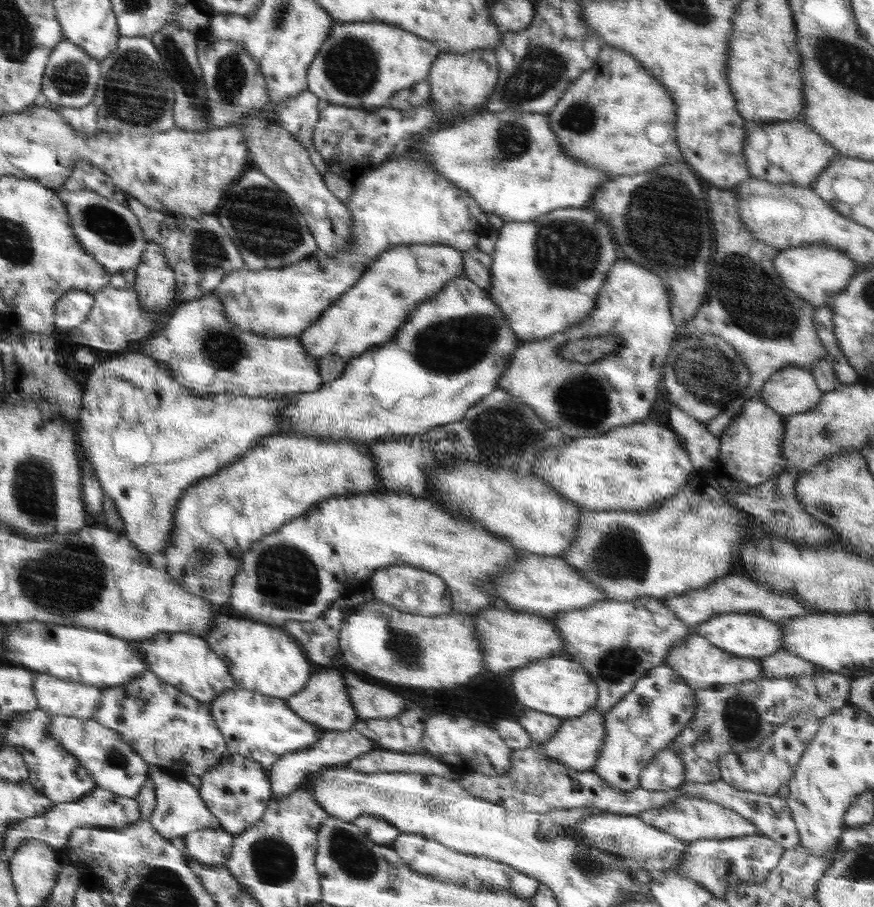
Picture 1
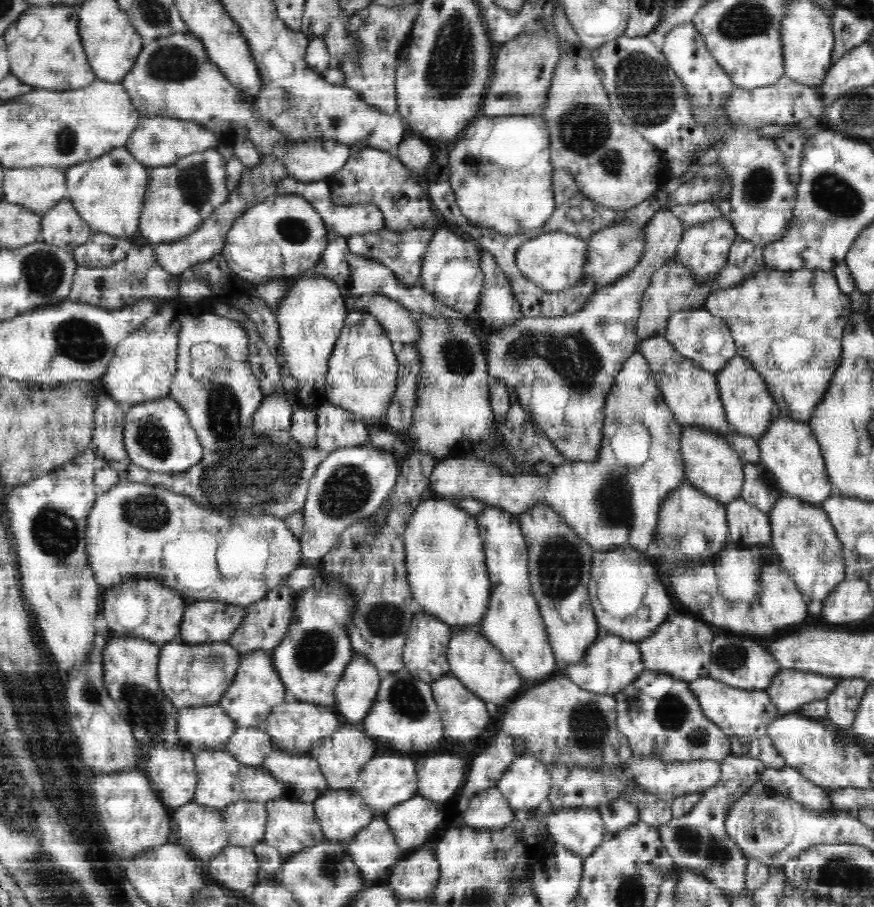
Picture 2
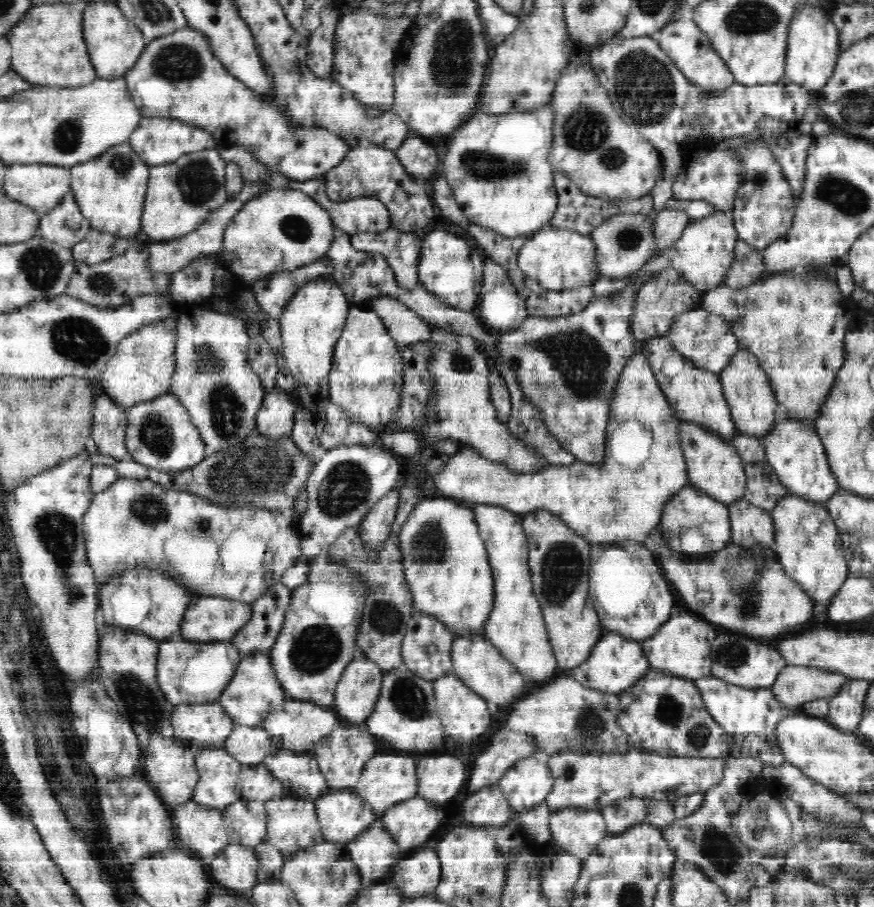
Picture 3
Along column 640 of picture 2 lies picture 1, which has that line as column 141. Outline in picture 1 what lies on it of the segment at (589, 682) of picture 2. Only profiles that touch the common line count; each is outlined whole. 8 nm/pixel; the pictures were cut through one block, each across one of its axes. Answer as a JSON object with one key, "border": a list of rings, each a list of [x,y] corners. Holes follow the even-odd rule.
{"border":[[[37,621],[27,626],[8,625],[3,648],[5,656],[16,660],[24,668],[101,688],[126,684],[150,670],[143,652],[132,641],[112,636],[111,633],[56,623]]]}

